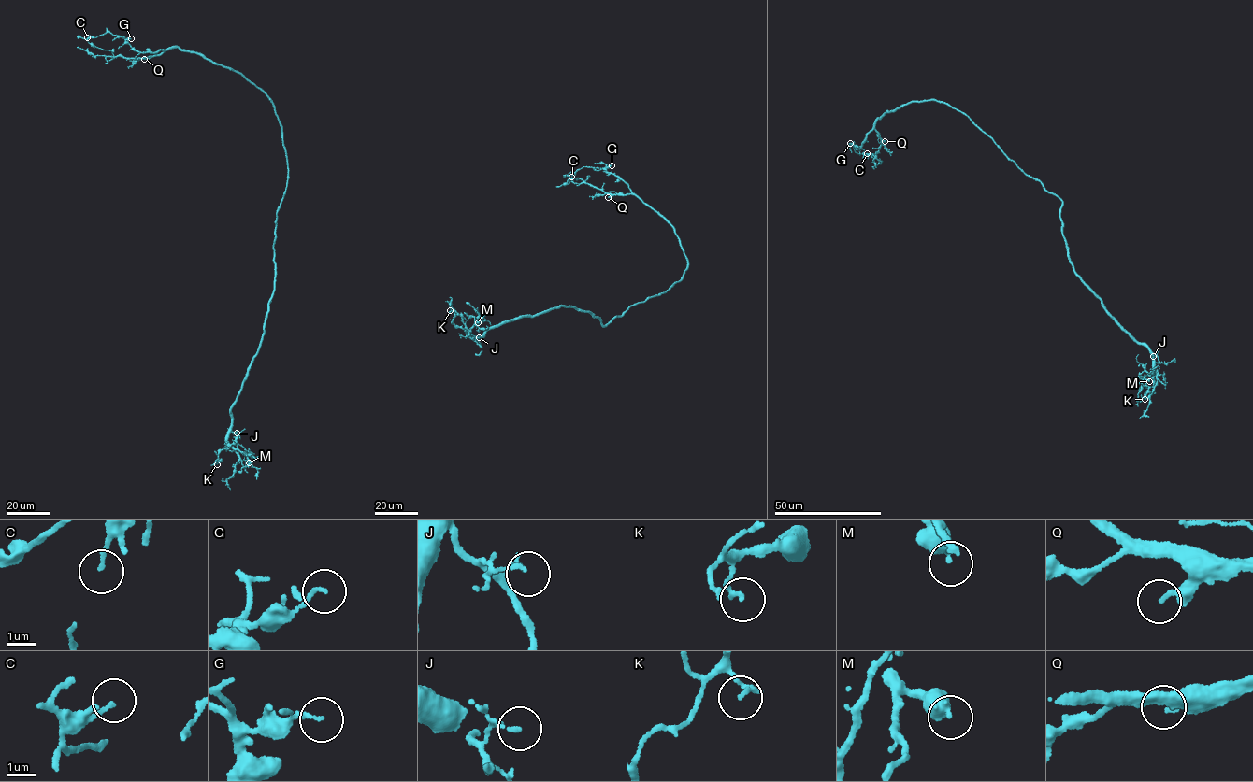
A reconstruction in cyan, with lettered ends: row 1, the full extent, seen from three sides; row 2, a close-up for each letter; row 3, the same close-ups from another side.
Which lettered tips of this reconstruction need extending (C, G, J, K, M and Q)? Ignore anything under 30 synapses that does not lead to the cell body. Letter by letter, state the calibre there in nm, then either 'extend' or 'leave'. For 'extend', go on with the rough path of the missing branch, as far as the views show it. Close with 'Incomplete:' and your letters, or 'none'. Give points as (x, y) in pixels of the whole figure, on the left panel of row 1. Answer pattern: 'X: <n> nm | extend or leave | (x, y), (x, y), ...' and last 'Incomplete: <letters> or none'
C: 140 nm | leave
G: 120 nm | leave
J: 120 nm | leave
K: 140 nm | leave
M: 440 nm | leave
Q: 220 nm | leave
Incomplete: none

